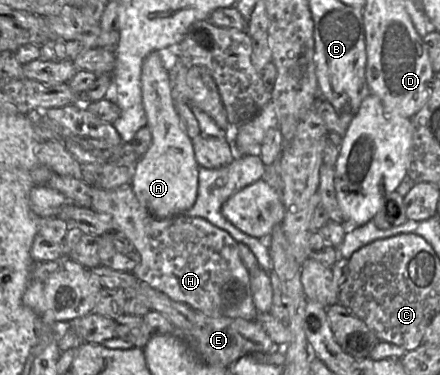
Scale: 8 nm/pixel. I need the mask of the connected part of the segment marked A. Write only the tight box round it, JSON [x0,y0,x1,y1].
[131,51,199,219]

